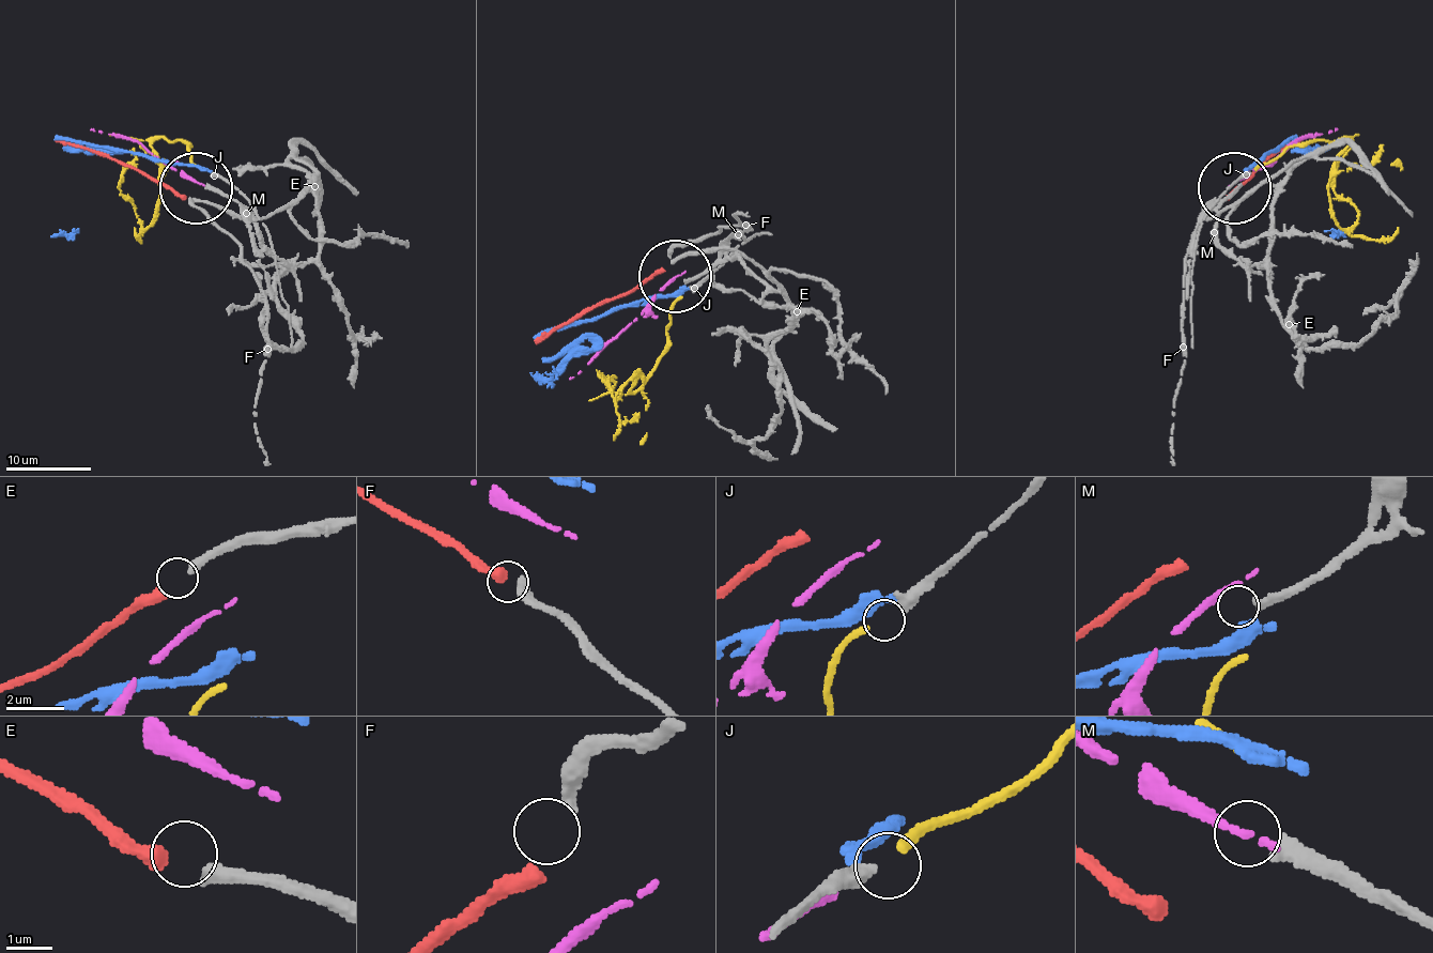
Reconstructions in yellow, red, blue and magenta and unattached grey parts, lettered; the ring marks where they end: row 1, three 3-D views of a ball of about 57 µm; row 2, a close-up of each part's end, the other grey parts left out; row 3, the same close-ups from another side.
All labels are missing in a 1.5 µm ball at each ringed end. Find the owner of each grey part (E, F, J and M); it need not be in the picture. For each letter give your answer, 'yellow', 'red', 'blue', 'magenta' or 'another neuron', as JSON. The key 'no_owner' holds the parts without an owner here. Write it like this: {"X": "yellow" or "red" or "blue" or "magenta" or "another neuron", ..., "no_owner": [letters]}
{"E": "red", "F": "another neuron", "J": "yellow", "M": "another neuron", "no_owner": ["F", "M"]}

